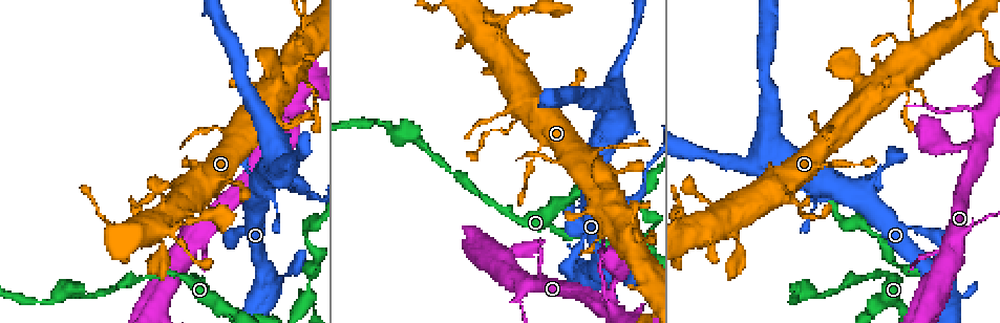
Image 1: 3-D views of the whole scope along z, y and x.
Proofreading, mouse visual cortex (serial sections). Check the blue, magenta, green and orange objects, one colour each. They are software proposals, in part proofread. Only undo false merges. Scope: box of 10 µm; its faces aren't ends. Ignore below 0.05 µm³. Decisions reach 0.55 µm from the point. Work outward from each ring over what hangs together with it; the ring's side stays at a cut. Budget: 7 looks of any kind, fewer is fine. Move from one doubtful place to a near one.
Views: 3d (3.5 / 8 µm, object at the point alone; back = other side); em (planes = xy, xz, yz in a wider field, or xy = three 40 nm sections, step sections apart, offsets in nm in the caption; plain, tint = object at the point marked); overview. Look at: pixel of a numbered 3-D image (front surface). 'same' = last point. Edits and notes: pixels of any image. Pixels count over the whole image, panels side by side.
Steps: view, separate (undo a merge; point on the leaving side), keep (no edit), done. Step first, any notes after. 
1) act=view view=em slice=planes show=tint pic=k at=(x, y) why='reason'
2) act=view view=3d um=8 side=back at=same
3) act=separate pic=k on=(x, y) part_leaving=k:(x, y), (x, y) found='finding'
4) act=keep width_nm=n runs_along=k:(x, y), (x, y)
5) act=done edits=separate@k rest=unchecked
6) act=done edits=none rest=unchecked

act=view view=3d um=3.5 side=back pic=1 at=(307, 301) why='thin neck'

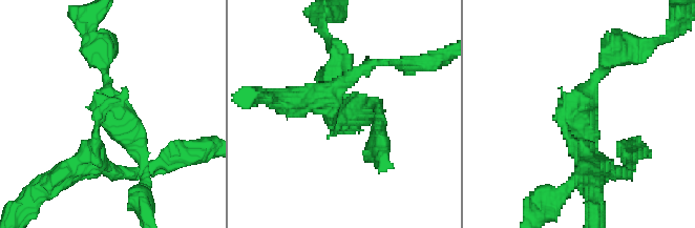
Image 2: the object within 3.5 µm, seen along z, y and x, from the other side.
act=view view=em slice=xy step=1 show=plain pic=2 at=(342, 118) arms=3 arm_widths_nm=150,250,300

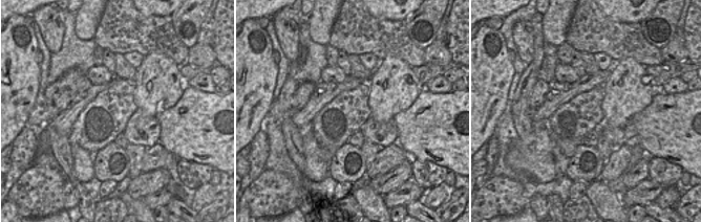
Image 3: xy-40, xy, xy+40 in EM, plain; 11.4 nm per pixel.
act=view view=em slice=xy step=1 show=tint at=same why='where the object lies'

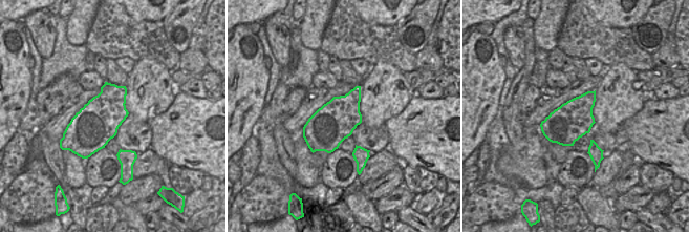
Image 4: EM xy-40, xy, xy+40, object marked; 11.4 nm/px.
act=separate pic=2 on=(599, 76) part_leaving=2:(569, 121), (612, 56), (631, 46) found='two cells meet here'

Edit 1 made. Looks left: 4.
act=view view=3d um=3.5 side=back pic=1 at=(967, 228) why='calibre changes'

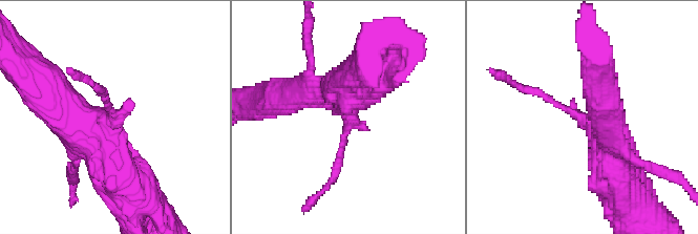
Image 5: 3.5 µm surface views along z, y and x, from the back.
act=view view=em slice=xy step=3 show=tint pic=5 at=(115, 121) arms=3 arm_widths_nm=100,400,500

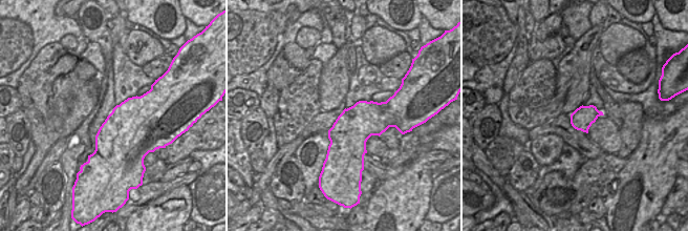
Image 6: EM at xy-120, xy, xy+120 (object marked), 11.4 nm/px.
act=keep runs_along=5:(297, 98), (345, 106), (336, 170) found='one cell here'

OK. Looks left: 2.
act=done edits=separate@2 rest=unchecked

